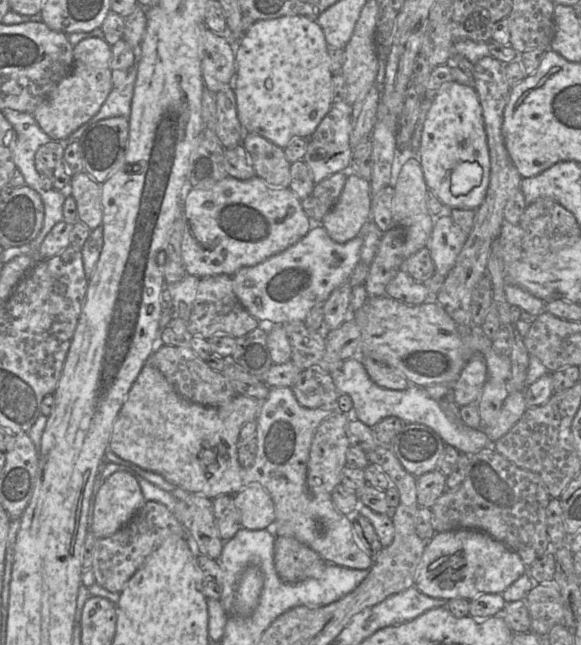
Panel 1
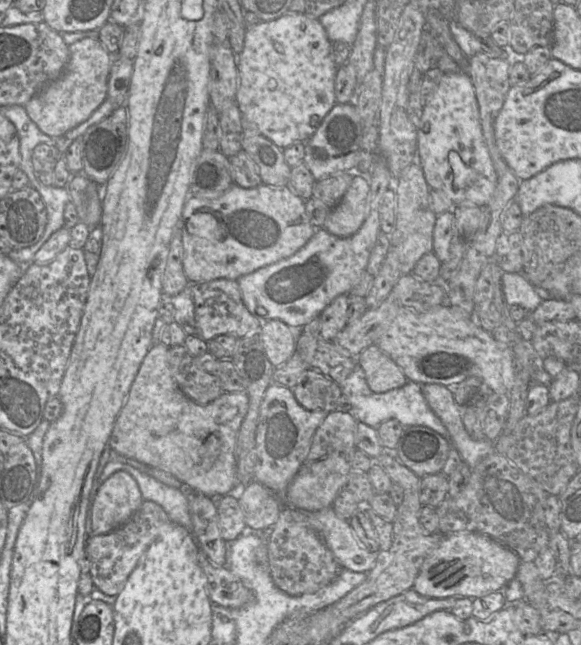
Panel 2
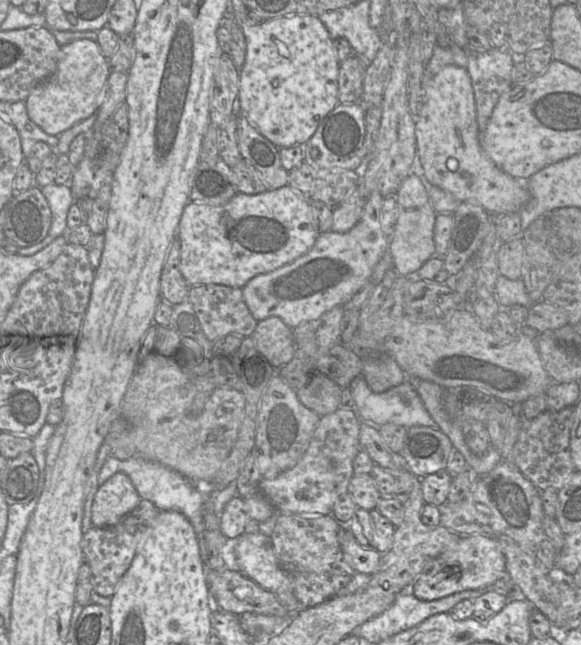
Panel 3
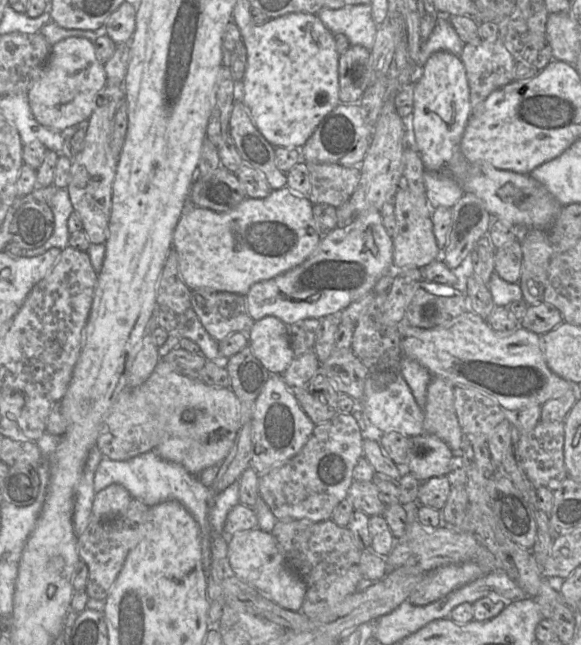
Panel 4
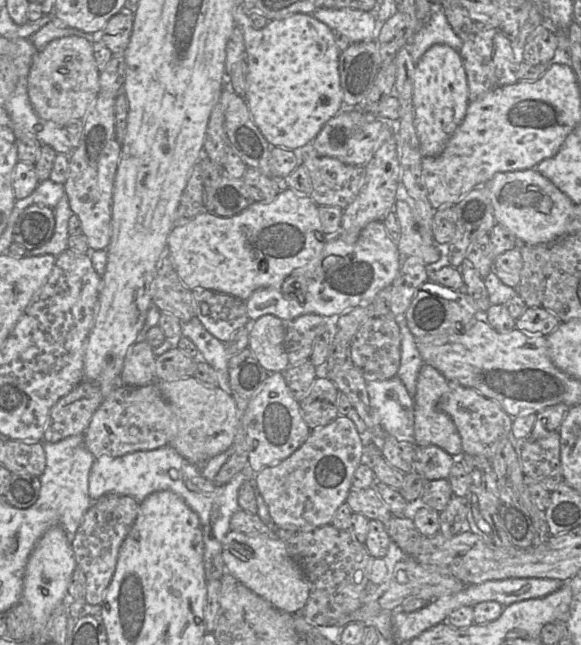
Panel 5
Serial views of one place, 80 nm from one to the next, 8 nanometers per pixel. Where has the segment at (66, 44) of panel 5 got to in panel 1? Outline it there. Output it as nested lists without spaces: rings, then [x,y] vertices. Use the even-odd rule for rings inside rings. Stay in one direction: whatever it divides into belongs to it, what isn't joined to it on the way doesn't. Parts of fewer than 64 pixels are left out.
[[[86,38],[73,47],[73,66],[70,73],[49,92],[32,113],[40,128],[52,140],[66,140],[100,110],[113,88],[111,57],[111,46],[101,38]]]

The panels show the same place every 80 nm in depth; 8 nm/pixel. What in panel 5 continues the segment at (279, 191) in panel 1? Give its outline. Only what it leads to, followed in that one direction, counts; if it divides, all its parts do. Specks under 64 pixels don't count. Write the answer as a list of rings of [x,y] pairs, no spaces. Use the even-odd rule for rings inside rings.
[[[286,188],[281,189],[272,202],[253,202],[241,213],[229,218],[203,211],[183,225],[174,225],[167,237],[166,246],[174,268],[187,288],[209,289],[246,301],[257,289],[281,289],[283,282],[294,270],[306,266],[320,256],[325,242],[326,235],[319,217],[319,206],[310,196]]]

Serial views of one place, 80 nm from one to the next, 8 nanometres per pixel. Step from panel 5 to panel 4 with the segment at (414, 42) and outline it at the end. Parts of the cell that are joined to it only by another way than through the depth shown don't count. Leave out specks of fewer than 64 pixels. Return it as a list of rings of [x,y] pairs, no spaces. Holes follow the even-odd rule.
[[[439,14],[432,34],[422,43],[418,60],[415,63],[416,67],[422,69],[429,57],[439,51],[446,51],[460,57],[464,45],[451,25],[449,18]]]

